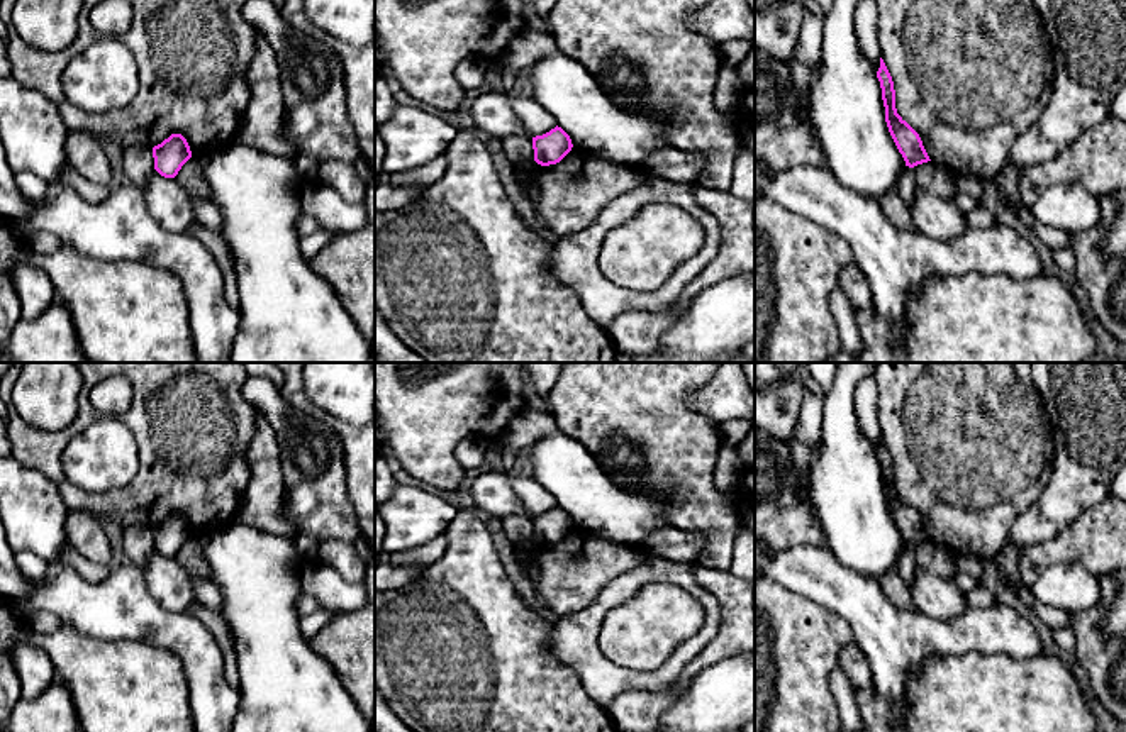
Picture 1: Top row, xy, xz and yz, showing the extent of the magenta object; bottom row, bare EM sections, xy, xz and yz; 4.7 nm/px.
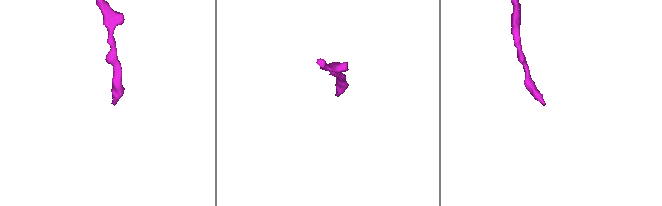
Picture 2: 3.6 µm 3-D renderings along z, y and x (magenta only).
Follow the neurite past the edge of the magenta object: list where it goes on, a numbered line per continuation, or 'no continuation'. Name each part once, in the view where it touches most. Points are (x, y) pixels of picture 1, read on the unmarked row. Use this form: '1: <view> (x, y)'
no continuation

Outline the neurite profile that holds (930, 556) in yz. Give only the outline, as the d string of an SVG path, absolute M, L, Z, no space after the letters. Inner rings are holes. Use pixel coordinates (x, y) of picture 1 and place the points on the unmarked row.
M931 541L912 547L916 563L921 569L929 571L945 581L951 581L958 569L953 556L946 547L941 547Z

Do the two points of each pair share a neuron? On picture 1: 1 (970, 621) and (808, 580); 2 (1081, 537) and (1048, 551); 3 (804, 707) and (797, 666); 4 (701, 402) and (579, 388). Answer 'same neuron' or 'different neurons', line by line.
1: same neuron
2: same neuron
3: same neuron
4: different neurons

